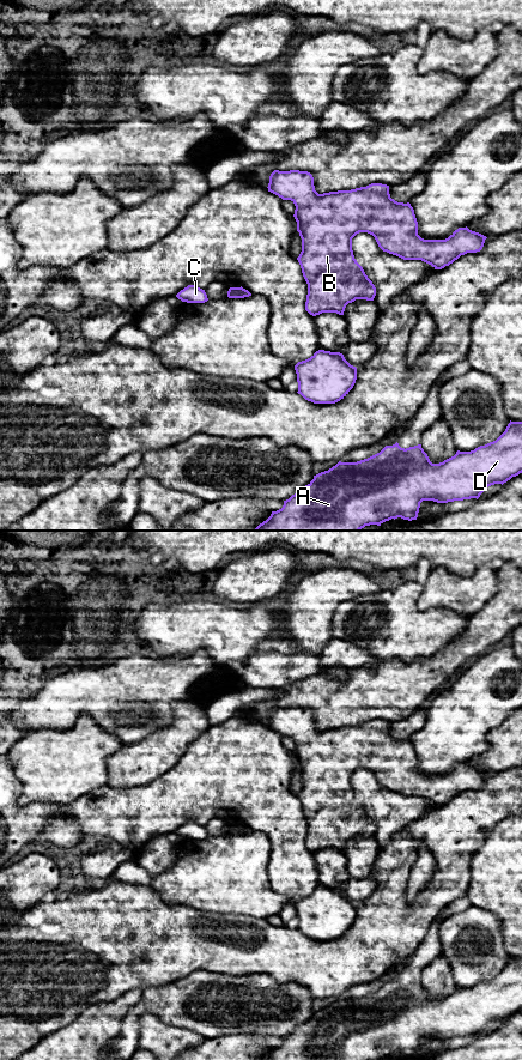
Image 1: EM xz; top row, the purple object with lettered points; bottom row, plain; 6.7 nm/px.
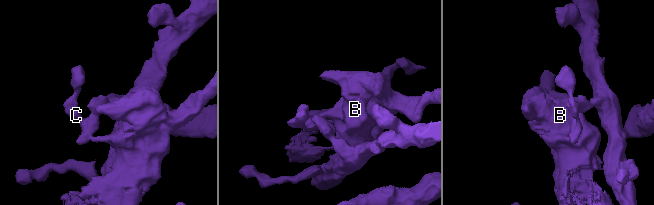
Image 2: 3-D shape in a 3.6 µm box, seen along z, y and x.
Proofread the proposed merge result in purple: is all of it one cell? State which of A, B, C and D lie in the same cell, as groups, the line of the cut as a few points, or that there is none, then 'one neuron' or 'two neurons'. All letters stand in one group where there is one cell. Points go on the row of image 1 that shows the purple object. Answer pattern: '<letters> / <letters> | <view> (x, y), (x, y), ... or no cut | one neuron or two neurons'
A D / B C | xz (240, 288), (246, 296) | two neurons

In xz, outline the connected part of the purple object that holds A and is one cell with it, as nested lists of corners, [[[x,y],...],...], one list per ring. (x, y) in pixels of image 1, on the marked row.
[[[511,422],[493,442],[471,452],[460,452],[443,462],[432,464],[421,444],[401,448],[396,442],[380,453],[357,461],[341,462],[299,489],[281,509],[255,531],[360,531],[392,519],[417,520],[420,503],[448,503],[479,498],[491,485],[504,484],[522,473],[522,422]]]

